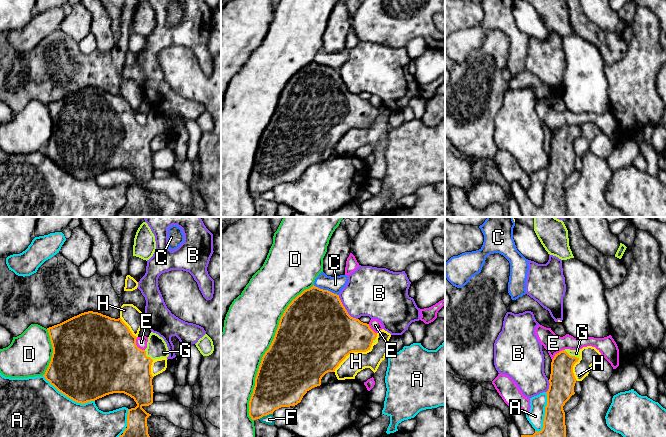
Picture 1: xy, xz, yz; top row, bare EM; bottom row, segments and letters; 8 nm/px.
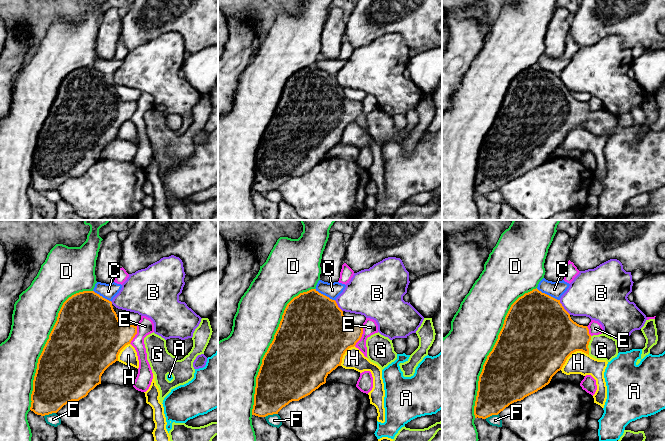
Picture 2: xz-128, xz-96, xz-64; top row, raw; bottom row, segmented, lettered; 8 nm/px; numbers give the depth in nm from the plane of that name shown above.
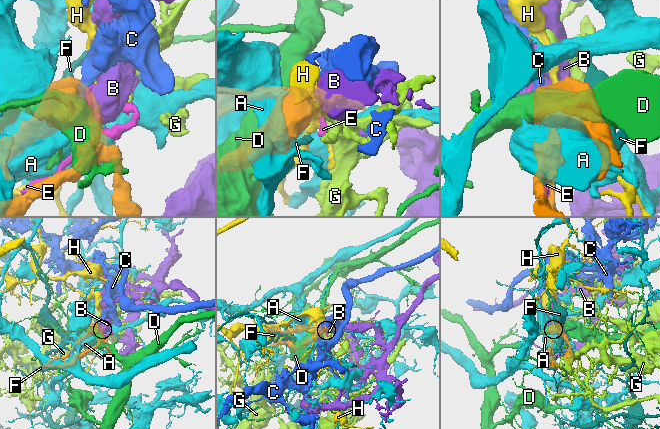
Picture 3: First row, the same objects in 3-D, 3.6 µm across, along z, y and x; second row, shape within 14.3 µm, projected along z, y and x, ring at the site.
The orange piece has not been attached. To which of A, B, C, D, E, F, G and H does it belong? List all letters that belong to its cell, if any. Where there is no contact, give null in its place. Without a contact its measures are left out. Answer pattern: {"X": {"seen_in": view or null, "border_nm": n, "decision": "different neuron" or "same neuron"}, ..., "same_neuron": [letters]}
{"A": {"seen_in": "xy", "border_nm": 460, "decision": "different neuron"}, "B": {"seen_in": "xz", "border_nm": 260, "decision": "different neuron"}, "C": {"seen_in": "xz", "border_nm": 220, "decision": "different neuron"}, "D": {"seen_in": "xz", "border_nm": 1200, "decision": "different neuron"}, "E": {"seen_in": "xy", "border_nm": 130, "decision": "different neuron"}, "F": {"seen_in": "xz", "border_nm": 120, "decision": "different neuron"}, "G": {"seen_in": "yz", "border_nm": 150, "decision": "same neuron"}, "H": {"seen_in": "xz", "border_nm": 400, "decision": "different neuron"}, "same_neuron": ["G"]}

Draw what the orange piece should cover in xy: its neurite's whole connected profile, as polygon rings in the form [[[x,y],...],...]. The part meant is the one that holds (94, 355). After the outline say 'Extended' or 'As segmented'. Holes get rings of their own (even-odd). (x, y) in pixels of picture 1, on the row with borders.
[[[93,311],[81,313],[47,330],[53,353],[43,375],[45,379],[59,392],[81,404],[113,393],[130,396],[137,406],[128,410],[127,428],[119,437],[150,437],[147,418],[151,414],[142,407],[153,403],[152,362],[169,356],[164,339],[151,332],[147,348],[142,350],[136,345],[137,337],[121,318],[115,319]]]. Extended

